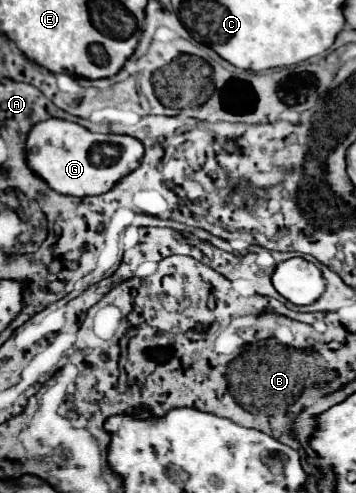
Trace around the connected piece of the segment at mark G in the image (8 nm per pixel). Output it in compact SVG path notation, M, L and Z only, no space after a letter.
M47 119L35 123L25 141L27 167L45 183L63 195L101 195L107 193L121 177L139 167L143 145L129 135L91 133L79 123L65 119Z

